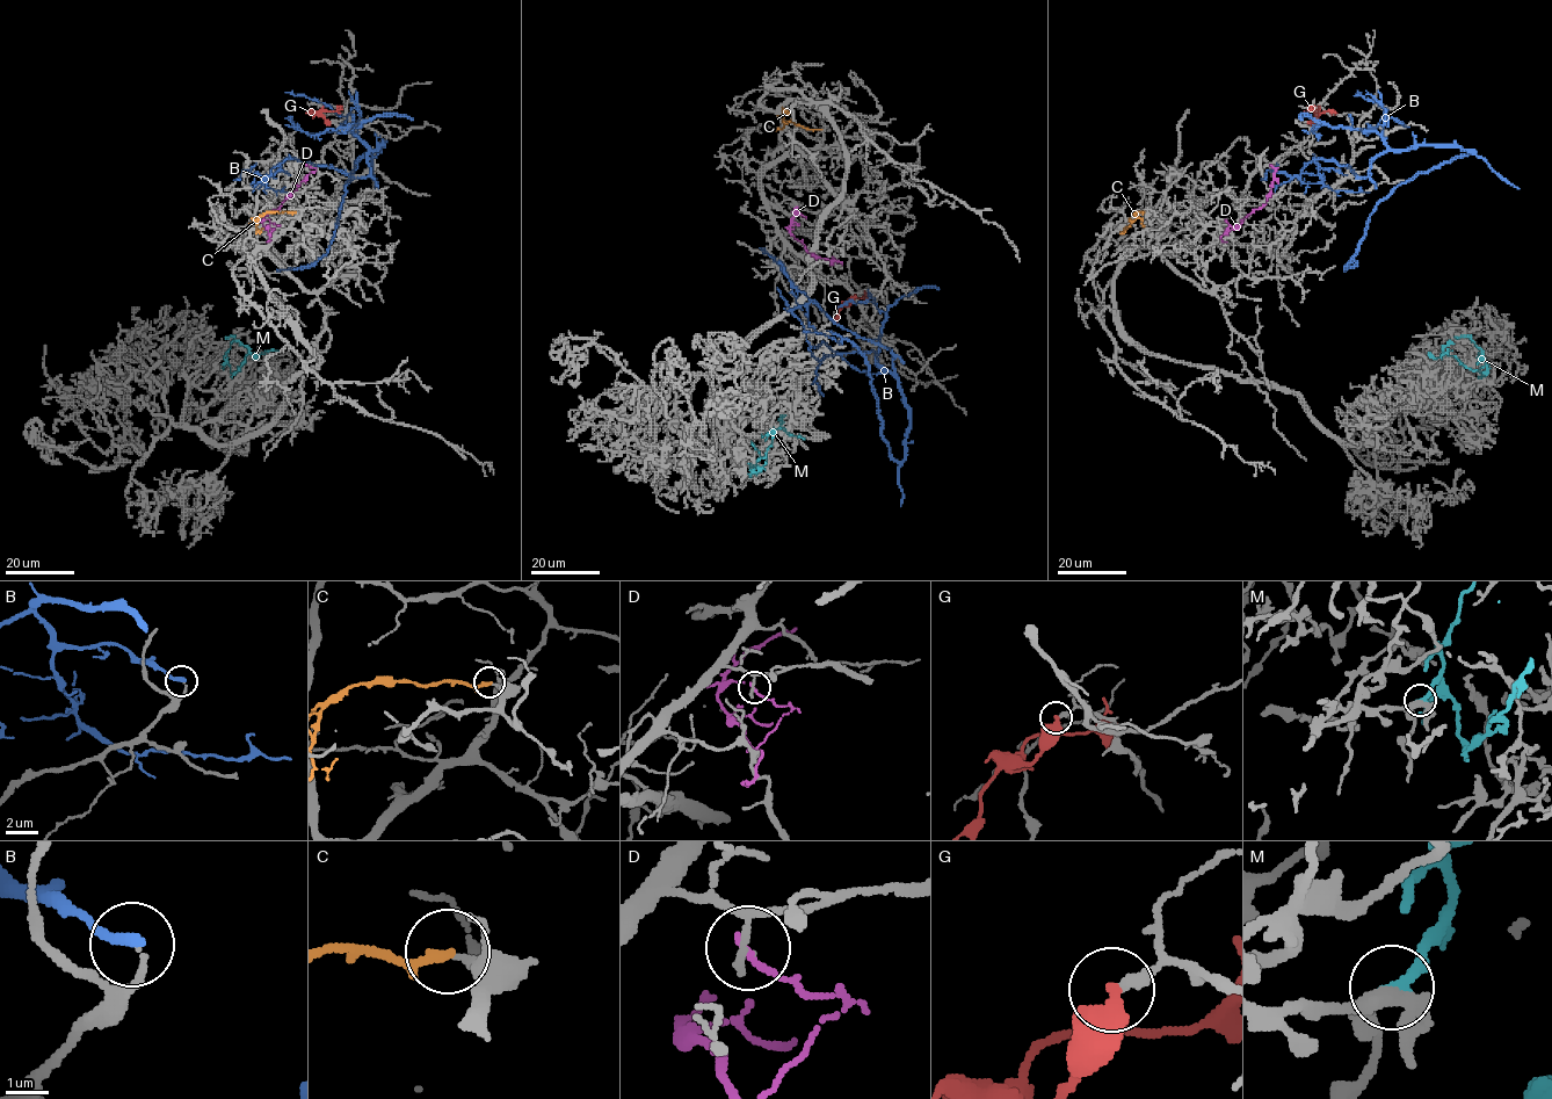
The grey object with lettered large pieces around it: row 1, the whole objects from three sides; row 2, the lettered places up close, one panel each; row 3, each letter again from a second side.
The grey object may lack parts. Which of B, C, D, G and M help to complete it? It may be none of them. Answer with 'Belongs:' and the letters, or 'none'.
Belongs: M

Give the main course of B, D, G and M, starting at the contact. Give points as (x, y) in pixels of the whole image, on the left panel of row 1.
B: (290, 175), (289, 159), (364, 178), (383, 145), (356, 163), (330, 247), (276, 270)
D: (270, 221), (277, 226), (270, 233), (262, 219), (317, 170), (305, 165)
G: (328, 122), (320, 113), (338, 111)
M: (222, 364), (226, 360), (233, 374), (240, 369), (248, 353), (255, 356), (268, 349), (277, 351)

